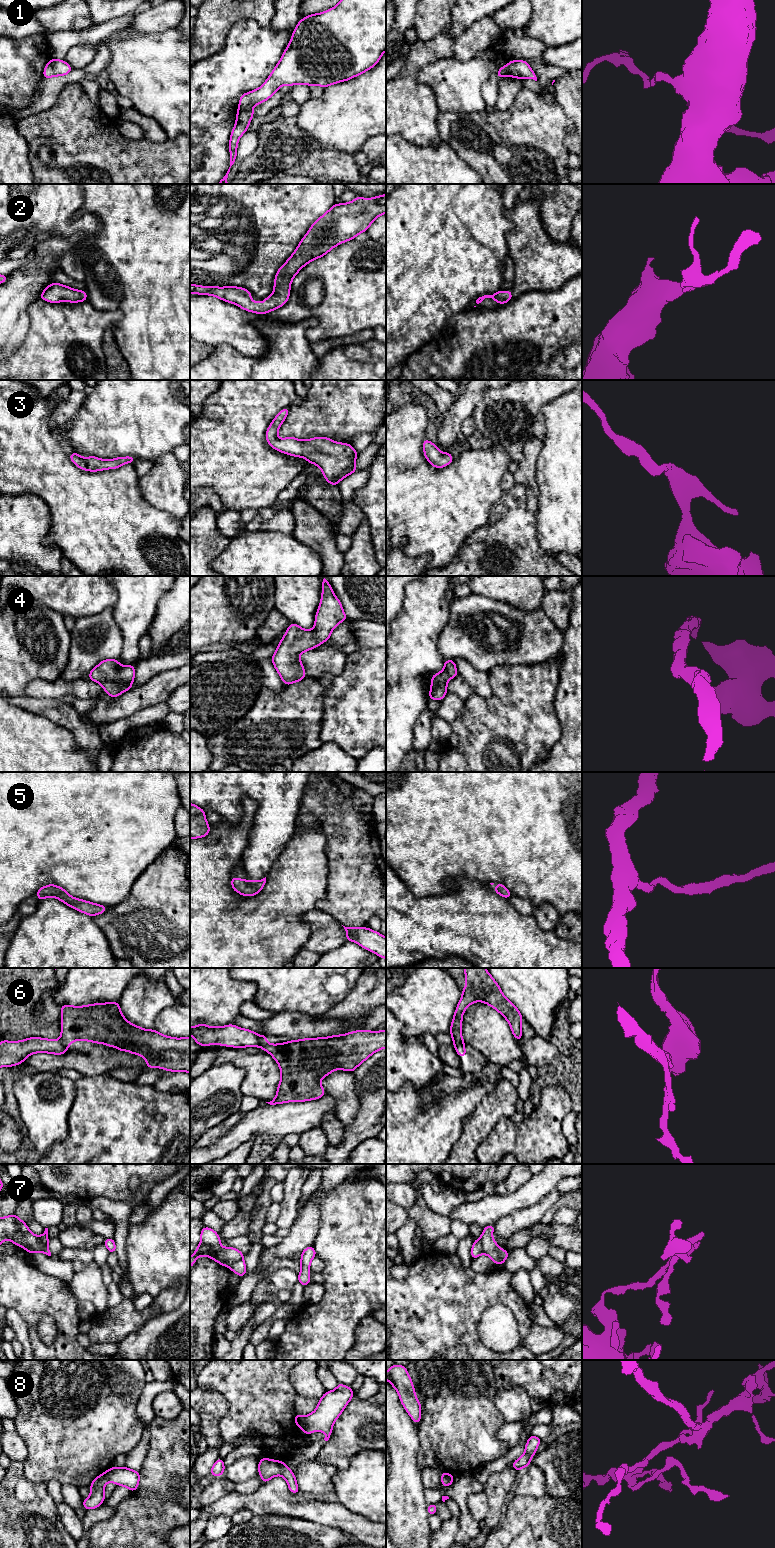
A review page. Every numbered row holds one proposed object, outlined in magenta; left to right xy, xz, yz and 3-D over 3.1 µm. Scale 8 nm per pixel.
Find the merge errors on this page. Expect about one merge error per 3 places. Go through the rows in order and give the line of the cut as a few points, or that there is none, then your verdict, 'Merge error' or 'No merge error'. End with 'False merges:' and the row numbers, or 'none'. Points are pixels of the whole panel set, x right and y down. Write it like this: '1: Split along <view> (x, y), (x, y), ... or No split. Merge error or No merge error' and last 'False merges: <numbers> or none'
1: No split. No merge error
2: No split. No merge error
3: No split. No merge error
4: No split. No merge error
5: No split. No merge error
6: Split along xz (258, 1036), (260, 1045). Merge error
7: Split along xy (39, 1237), (43, 1252). Merge error
8: Split along xz (302, 1416), (300, 1426). Merge error
False merges: 6, 7, 8

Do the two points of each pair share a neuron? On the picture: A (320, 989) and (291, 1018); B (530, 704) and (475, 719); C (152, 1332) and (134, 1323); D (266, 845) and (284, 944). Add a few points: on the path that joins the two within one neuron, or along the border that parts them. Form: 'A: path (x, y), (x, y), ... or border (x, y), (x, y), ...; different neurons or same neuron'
A: border (275, 1013), (302, 1011), (321, 1015); different neurons
B: path (516, 718), (489, 719); same neuron
C: border (160, 1312), (122, 1339); different neurons
D: border (284, 849), (265, 876); different neurons

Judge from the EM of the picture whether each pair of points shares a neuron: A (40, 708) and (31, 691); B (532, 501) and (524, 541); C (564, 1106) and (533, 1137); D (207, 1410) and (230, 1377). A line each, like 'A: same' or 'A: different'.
A: different
B: different
C: same
D: different

